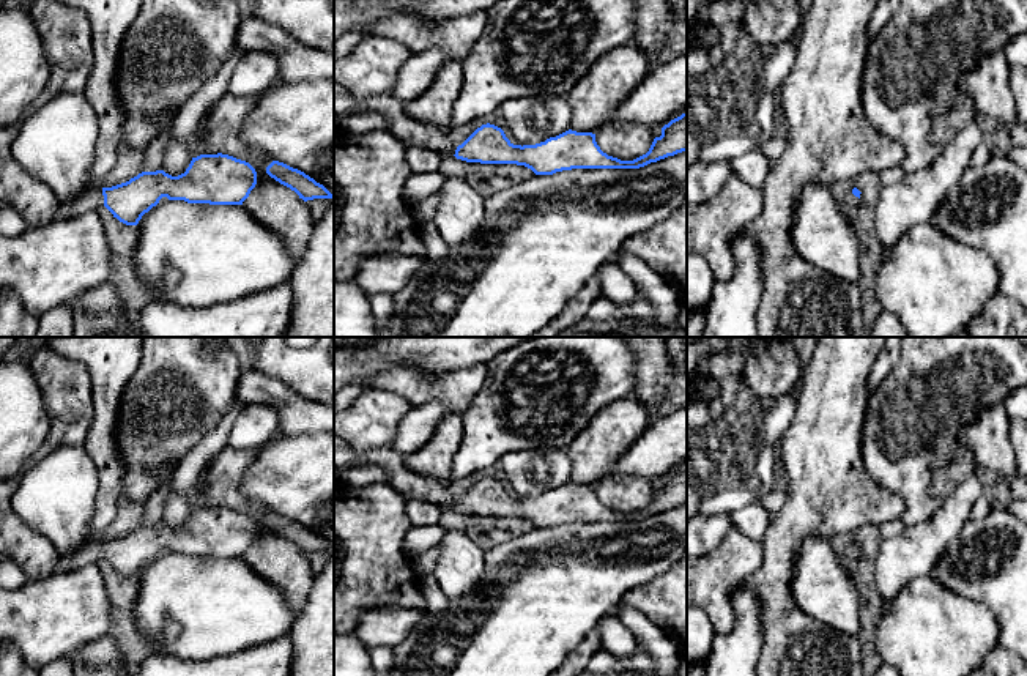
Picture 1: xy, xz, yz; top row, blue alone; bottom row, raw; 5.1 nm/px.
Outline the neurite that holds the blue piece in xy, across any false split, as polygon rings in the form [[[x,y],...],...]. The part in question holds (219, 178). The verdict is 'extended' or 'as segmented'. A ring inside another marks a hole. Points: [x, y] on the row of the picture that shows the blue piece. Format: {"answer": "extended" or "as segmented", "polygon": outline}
{"answer": "extended", "polygon": [[[222,153],[200,154],[178,176],[156,170],[112,188],[88,184],[76,199],[58,202],[55,219],[71,219],[106,206],[120,222],[137,225],[162,197],[187,203],[243,205],[255,184],[257,172],[249,162]]]}

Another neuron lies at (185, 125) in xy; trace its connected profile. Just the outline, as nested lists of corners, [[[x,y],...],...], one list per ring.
[[[233,47],[230,57],[224,61],[216,76],[203,84],[203,87],[176,112],[167,136],[154,137],[143,159],[143,172],[156,172],[162,169],[165,143],[169,139],[189,142],[198,129],[198,124],[208,107],[227,93],[228,80],[243,57],[243,50]]]

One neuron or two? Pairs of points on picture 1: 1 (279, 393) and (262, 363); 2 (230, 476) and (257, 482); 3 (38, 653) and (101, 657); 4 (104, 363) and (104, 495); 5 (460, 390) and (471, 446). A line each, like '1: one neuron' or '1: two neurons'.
1: two neurons
2: two neurons
3: two neurons
4: one neuron
5: two neurons

